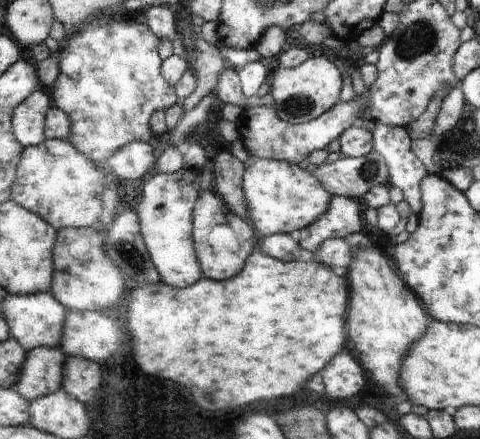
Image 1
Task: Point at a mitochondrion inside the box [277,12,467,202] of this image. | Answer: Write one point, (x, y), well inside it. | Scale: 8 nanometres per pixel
(421, 36)

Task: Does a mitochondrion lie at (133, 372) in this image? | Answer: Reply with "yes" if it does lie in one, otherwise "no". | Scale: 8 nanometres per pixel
no

